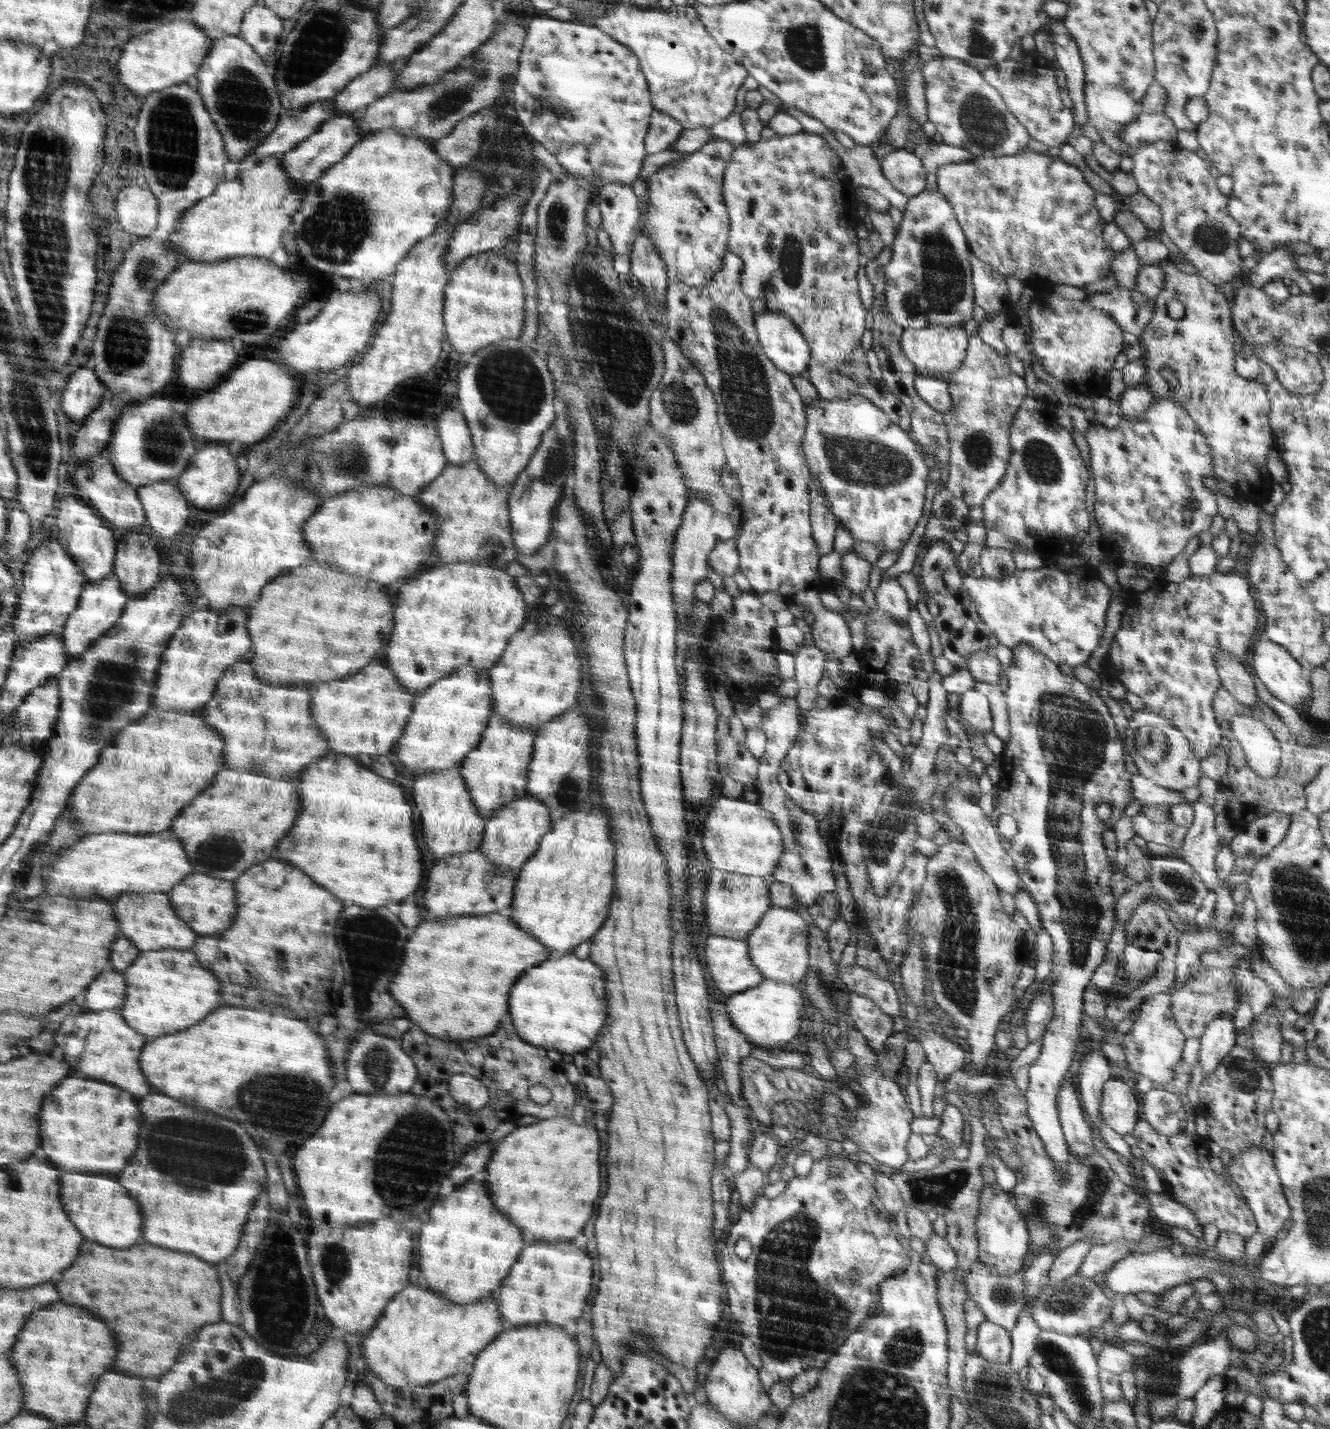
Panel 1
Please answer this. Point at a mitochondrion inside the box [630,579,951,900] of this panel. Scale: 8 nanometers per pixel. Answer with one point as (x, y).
(894, 823)

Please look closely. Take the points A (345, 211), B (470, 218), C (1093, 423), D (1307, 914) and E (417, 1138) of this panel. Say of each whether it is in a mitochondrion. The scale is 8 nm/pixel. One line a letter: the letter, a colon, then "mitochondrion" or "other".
A: mitochondrion
B: other
C: other
D: mitochondrion
E: mitochondrion

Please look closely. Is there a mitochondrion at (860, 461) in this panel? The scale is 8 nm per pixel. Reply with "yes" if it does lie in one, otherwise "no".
yes

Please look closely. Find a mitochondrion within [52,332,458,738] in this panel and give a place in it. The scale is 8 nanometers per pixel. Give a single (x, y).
(113, 680)

